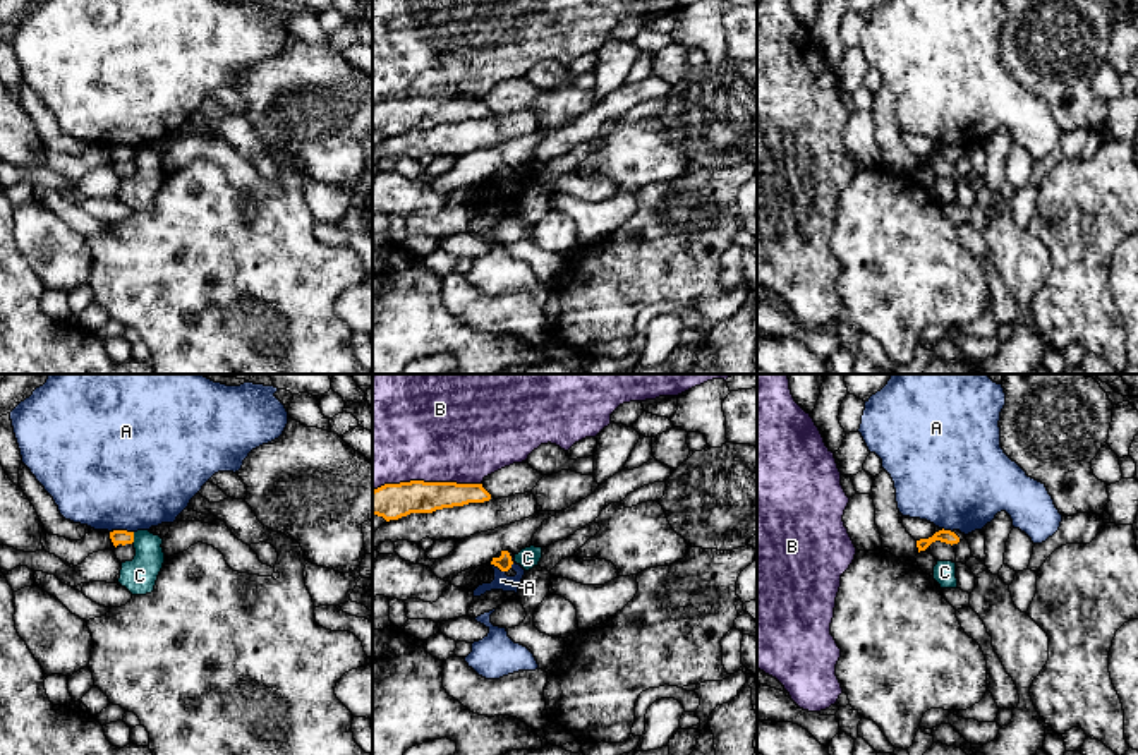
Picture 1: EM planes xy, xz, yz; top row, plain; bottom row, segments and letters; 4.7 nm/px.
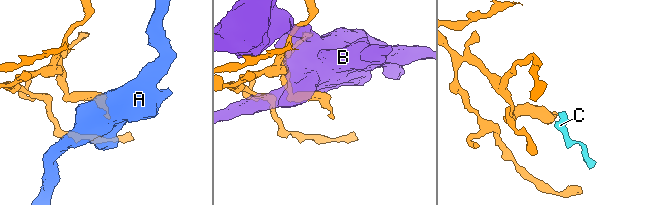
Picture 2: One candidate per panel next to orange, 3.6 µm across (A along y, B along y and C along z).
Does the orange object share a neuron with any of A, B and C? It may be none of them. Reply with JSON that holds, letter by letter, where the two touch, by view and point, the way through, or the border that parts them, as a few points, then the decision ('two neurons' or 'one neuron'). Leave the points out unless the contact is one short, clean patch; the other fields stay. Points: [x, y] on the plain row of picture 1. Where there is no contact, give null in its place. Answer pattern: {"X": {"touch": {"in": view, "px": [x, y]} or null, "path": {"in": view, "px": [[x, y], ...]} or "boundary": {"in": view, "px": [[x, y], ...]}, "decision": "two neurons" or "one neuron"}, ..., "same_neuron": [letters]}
{"A": {"touch": {"in": "xy", "px": [124, 146]}, "boundary": {"in": "xy", "px": [[114, 144], [133, 148]]}, "decision": "two neurons"}, "B": {"touch": {"in": "xz", "px": [426, 98]}, "decision": "two neurons"}, "C": {"touch": {"in": "xy", "px": [133, 153]}, "boundary": {"in": "xy", "px": [[134, 148], [131, 158]]}, "decision": "two neurons"}, "same_neuron": []}

